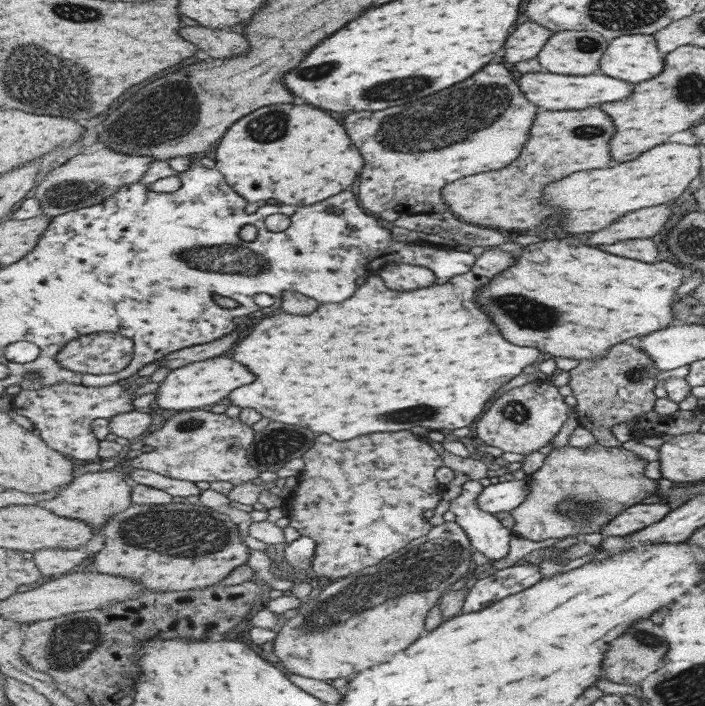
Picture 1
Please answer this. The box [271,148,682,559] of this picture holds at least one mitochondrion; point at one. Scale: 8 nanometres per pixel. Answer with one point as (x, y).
(527, 313)

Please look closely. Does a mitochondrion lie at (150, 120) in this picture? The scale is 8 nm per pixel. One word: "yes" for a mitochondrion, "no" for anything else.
yes

